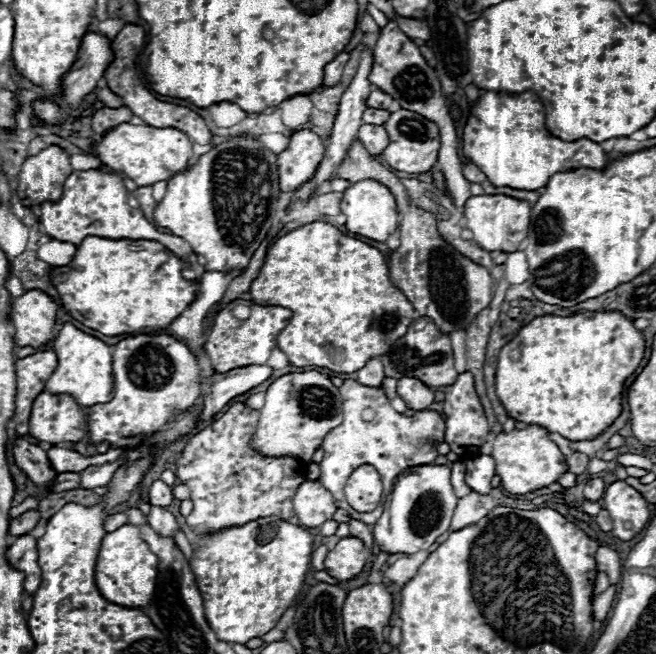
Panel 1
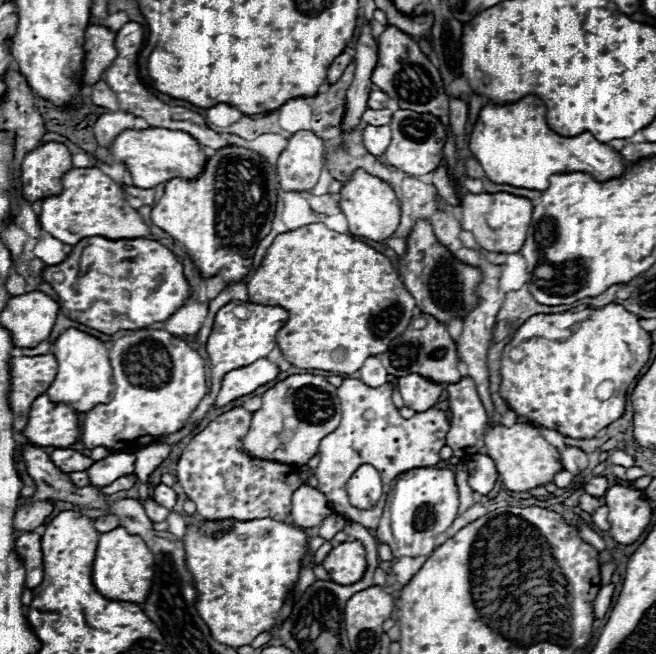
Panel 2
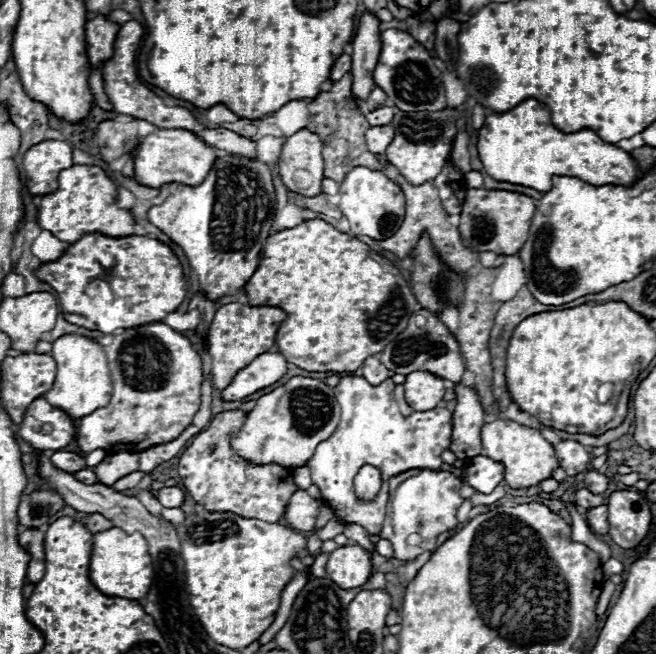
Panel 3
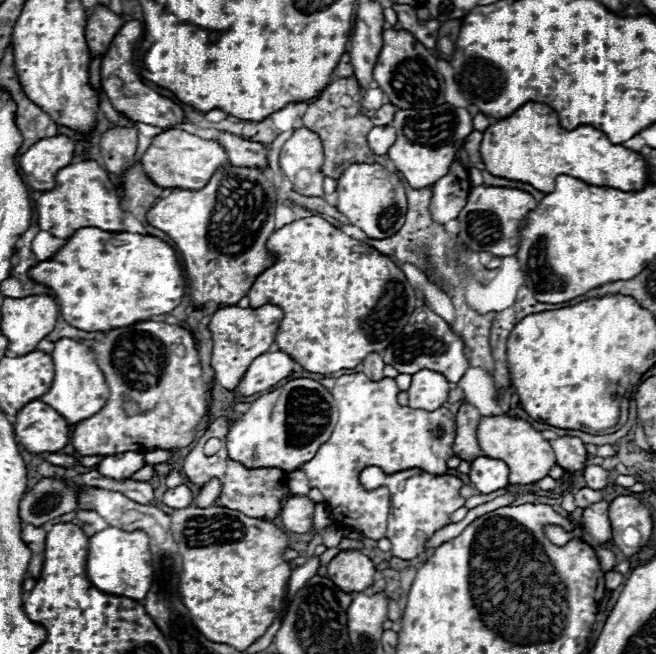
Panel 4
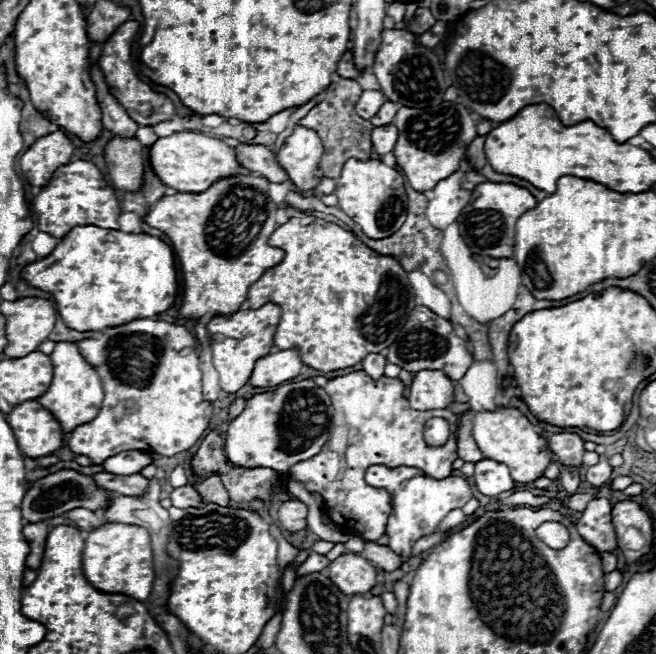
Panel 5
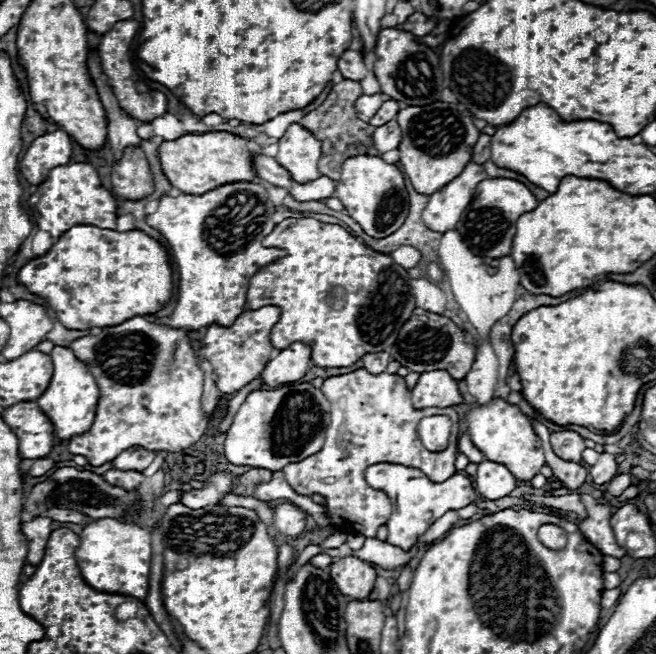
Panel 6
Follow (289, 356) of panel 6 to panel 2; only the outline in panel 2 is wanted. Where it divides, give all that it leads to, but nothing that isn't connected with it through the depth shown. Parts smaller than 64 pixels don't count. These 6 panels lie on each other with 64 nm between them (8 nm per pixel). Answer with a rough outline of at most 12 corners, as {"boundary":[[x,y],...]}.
{"boundary":[[268,358],[224,376],[214,406],[276,380],[278,364]]}

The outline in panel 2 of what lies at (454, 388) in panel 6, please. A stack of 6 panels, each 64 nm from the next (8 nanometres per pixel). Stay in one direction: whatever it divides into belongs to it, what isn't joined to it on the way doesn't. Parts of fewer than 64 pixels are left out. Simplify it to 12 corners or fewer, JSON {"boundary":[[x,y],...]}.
{"boundary":[[420,374],[398,380],[404,406],[424,412],[438,402],[444,384]]}

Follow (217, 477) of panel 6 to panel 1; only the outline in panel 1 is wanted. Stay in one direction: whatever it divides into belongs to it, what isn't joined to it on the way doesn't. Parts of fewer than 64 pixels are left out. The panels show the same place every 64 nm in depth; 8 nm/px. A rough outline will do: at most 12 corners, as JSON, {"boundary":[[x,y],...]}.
{"boundary":[[162,480],[148,488],[148,502],[170,506],[174,500],[172,488]]}

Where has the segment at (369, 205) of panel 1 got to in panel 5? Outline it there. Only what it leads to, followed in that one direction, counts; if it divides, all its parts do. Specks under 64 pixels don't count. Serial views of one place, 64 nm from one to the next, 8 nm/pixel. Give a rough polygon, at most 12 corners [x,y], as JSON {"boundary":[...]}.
{"boundary":[[350,158],[338,206],[368,238],[406,220],[404,178],[380,160]]}

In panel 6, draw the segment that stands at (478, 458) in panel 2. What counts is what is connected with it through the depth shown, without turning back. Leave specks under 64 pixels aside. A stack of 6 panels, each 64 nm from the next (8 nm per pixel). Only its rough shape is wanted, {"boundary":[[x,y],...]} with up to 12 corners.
{"boundary":[[478,464],[474,486],[484,498],[498,500],[516,488],[504,464]]}

